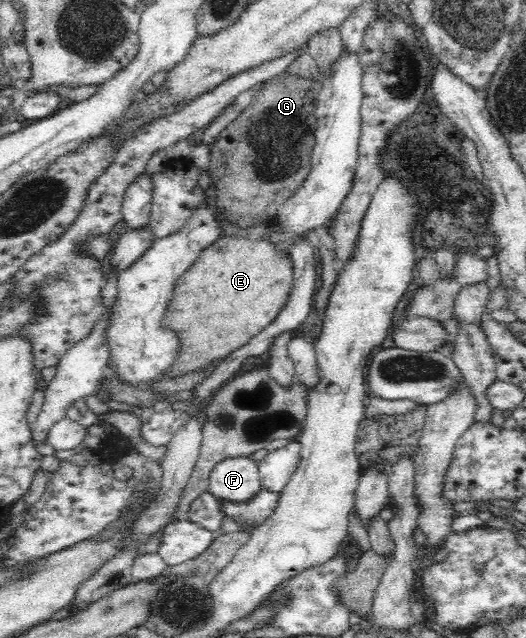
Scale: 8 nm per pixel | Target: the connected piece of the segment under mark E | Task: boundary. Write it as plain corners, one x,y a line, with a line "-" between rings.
222,233
214,243
210,243
200,257
190,266
175,285
175,294
170,300
162,325
177,331
179,352
175,362
169,367
169,375
182,375
202,369
214,359
224,359
235,349
248,343
258,335
276,316
288,301
294,281
294,260
289,252
282,252
267,238
250,239
247,237
227,236

